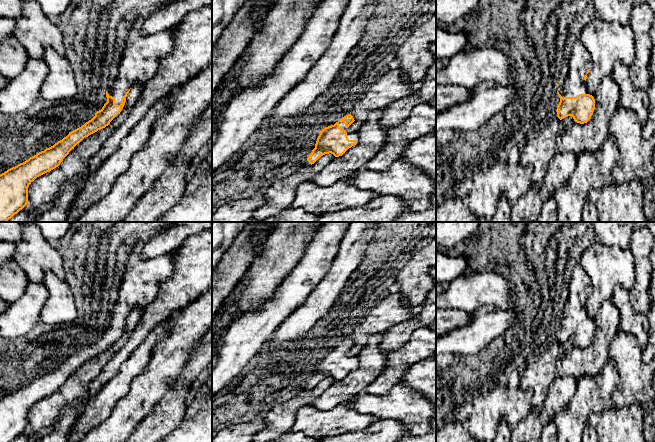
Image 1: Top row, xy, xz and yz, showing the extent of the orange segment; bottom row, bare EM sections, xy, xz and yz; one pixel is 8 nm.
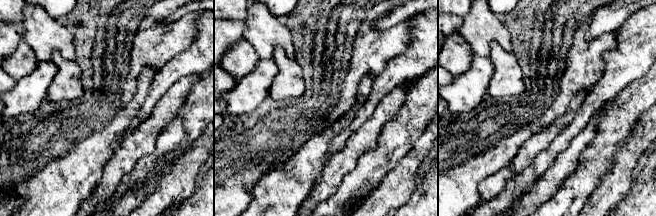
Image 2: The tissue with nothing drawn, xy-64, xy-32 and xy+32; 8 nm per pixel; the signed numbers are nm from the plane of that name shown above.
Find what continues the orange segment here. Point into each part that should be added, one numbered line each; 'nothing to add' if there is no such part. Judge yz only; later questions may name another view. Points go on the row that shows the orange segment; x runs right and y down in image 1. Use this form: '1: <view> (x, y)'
1: yz (579, 62)

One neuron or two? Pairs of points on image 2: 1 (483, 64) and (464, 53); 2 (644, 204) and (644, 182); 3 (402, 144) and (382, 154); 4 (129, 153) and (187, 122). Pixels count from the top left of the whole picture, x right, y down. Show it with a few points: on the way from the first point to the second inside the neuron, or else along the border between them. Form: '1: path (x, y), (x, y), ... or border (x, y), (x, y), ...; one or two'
1: border (475, 55), (471, 65), (458, 76); two
2: path (644, 199), (644, 187); one
3: path (397, 144), (387, 152); one
4: border (172, 120), (159, 134), (155, 149), (142, 156); two

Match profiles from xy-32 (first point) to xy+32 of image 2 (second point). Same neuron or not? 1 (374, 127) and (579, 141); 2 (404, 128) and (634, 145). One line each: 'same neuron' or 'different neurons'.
1: same neuron
2: different neurons

